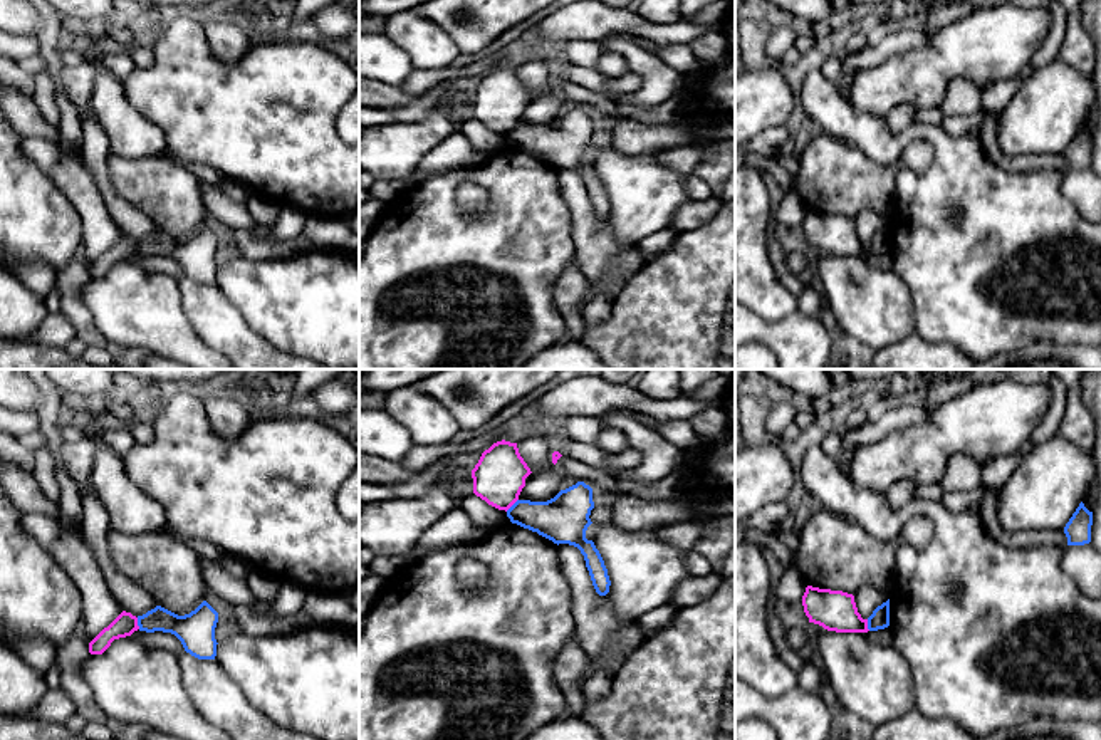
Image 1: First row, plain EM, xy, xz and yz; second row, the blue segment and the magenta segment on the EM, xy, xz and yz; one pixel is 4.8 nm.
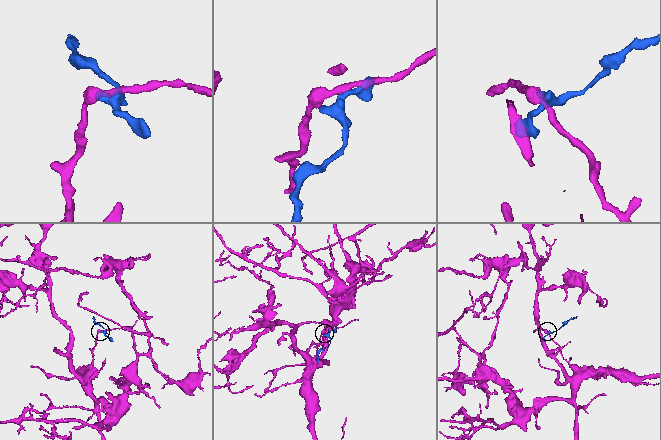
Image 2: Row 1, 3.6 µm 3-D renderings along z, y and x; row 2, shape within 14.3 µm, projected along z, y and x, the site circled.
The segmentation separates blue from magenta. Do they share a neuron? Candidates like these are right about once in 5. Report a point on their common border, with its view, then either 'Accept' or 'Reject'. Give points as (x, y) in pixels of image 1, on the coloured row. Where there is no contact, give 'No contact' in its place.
Touches blue at xz (512, 505). Reject

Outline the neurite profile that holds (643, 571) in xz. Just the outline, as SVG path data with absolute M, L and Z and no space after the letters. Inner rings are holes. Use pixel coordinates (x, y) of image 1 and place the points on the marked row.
M608 522L594 539L611 581L609 601L628 623L670 602L676 584L688 576L688 550L660 540L656 529L623 530Z

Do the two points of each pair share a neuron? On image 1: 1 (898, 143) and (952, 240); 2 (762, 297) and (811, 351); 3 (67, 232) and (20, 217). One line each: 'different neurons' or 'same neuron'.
1: same neuron
2: different neurons
3: same neuron

